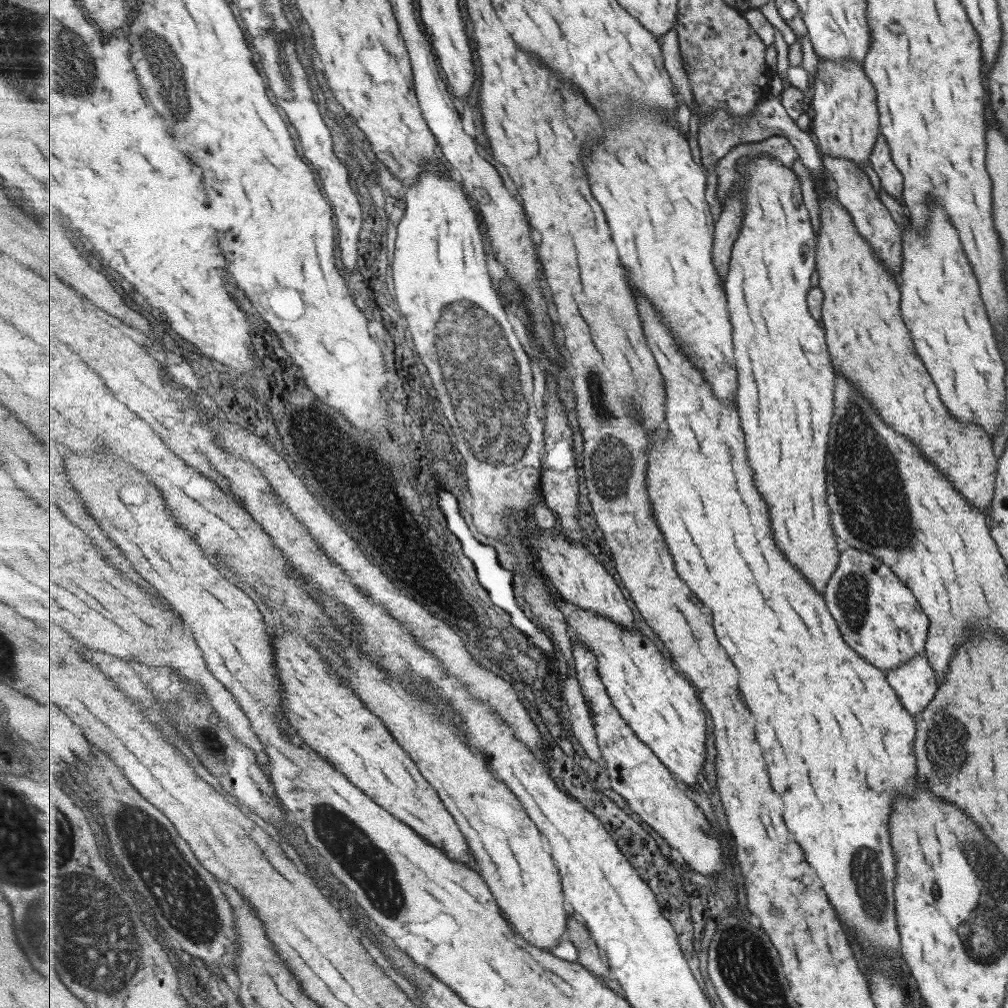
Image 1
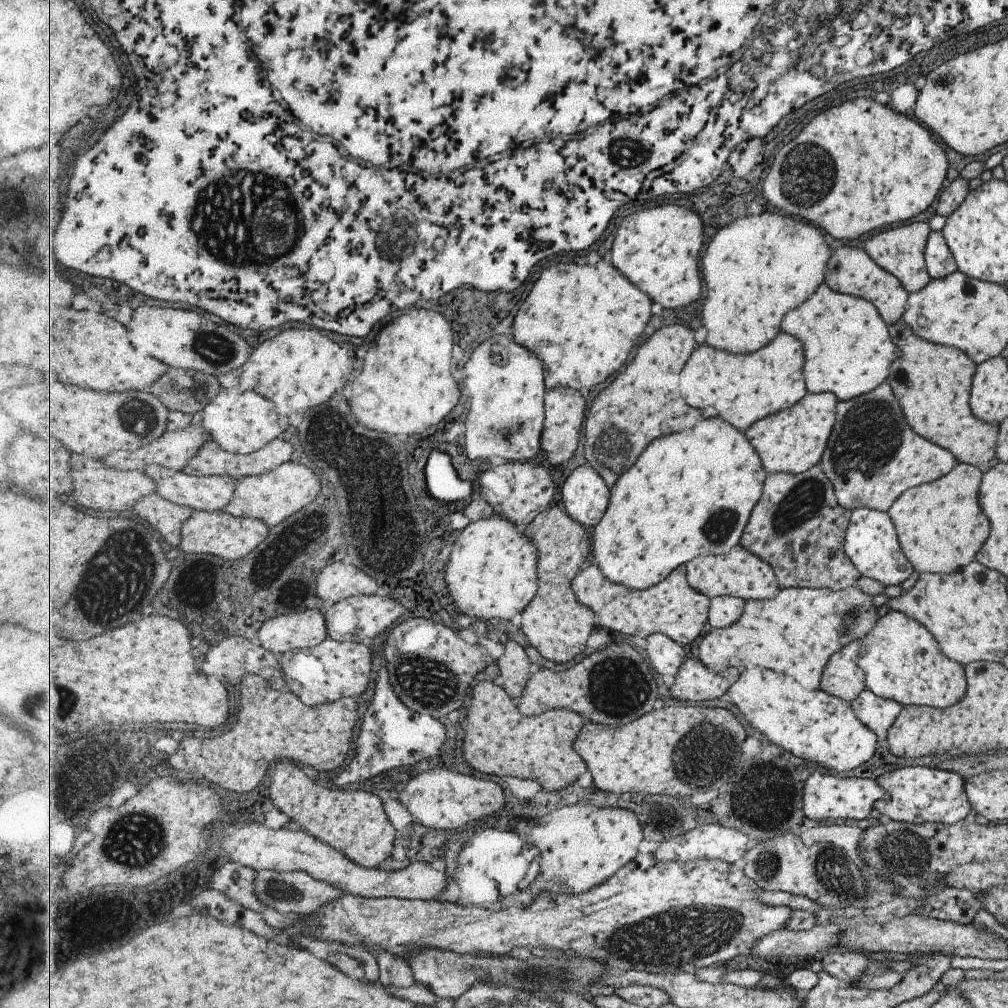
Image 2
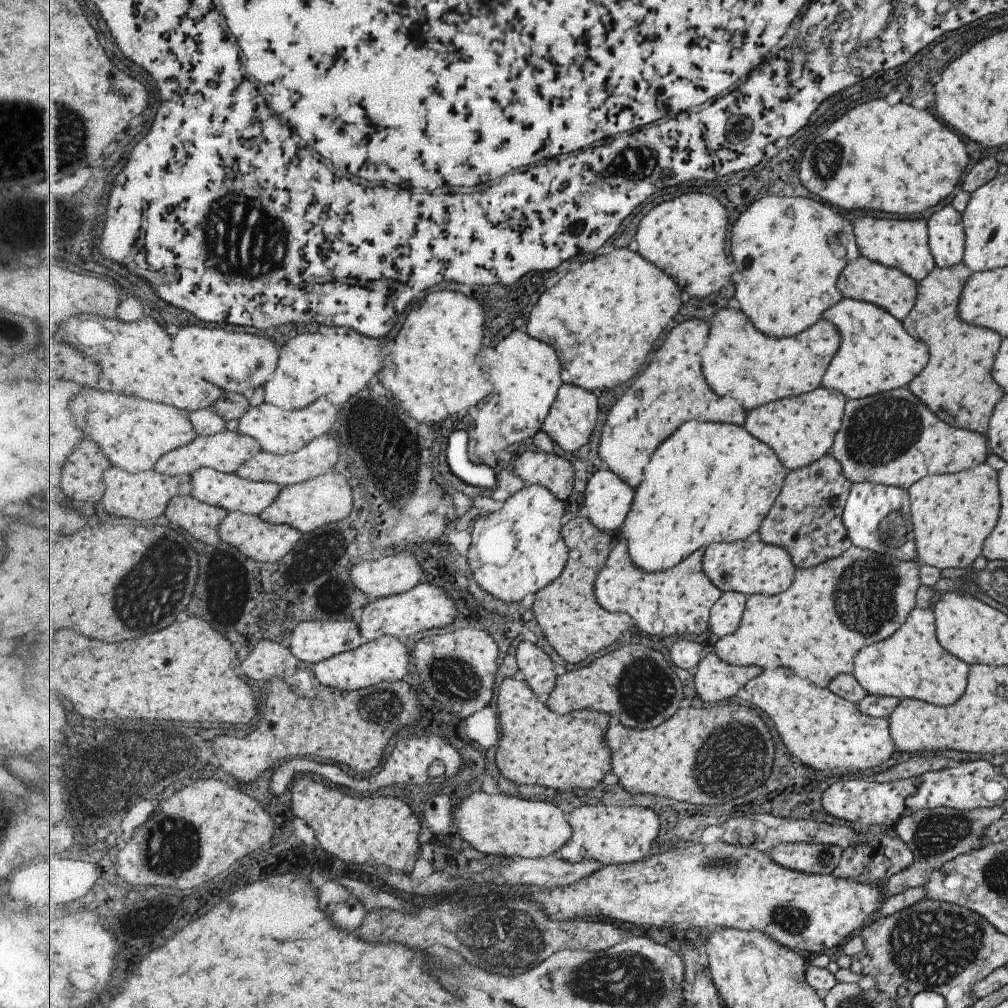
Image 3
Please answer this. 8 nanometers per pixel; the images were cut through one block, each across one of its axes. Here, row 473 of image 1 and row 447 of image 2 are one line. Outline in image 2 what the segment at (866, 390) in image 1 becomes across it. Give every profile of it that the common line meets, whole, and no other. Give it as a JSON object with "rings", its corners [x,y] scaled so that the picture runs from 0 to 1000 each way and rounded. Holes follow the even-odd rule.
{"rings":[[[894,317],[883,322],[881,330],[893,352],[888,359],[884,359],[882,373],[877,378],[882,381],[888,397],[894,403],[902,426],[913,435],[926,438],[926,441],[932,442],[935,446],[939,446],[949,459],[955,458],[971,466],[979,466],[981,456],[987,451],[990,423],[987,419],[971,417],[962,409],[961,388],[968,362],[949,345],[928,341],[910,333]]]}

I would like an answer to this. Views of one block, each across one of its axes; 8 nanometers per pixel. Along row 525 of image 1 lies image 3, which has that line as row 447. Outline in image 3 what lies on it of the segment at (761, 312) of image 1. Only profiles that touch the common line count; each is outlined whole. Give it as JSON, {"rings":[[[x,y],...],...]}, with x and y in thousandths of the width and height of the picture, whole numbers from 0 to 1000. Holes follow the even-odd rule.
{"rings":[[[813,383],[804,390],[779,395],[767,399],[765,403],[755,403],[753,407],[747,407],[739,423],[745,431],[749,431],[749,435],[761,438],[769,446],[784,468],[800,463],[822,449],[828,431],[834,423],[839,396],[835,388]]]}

